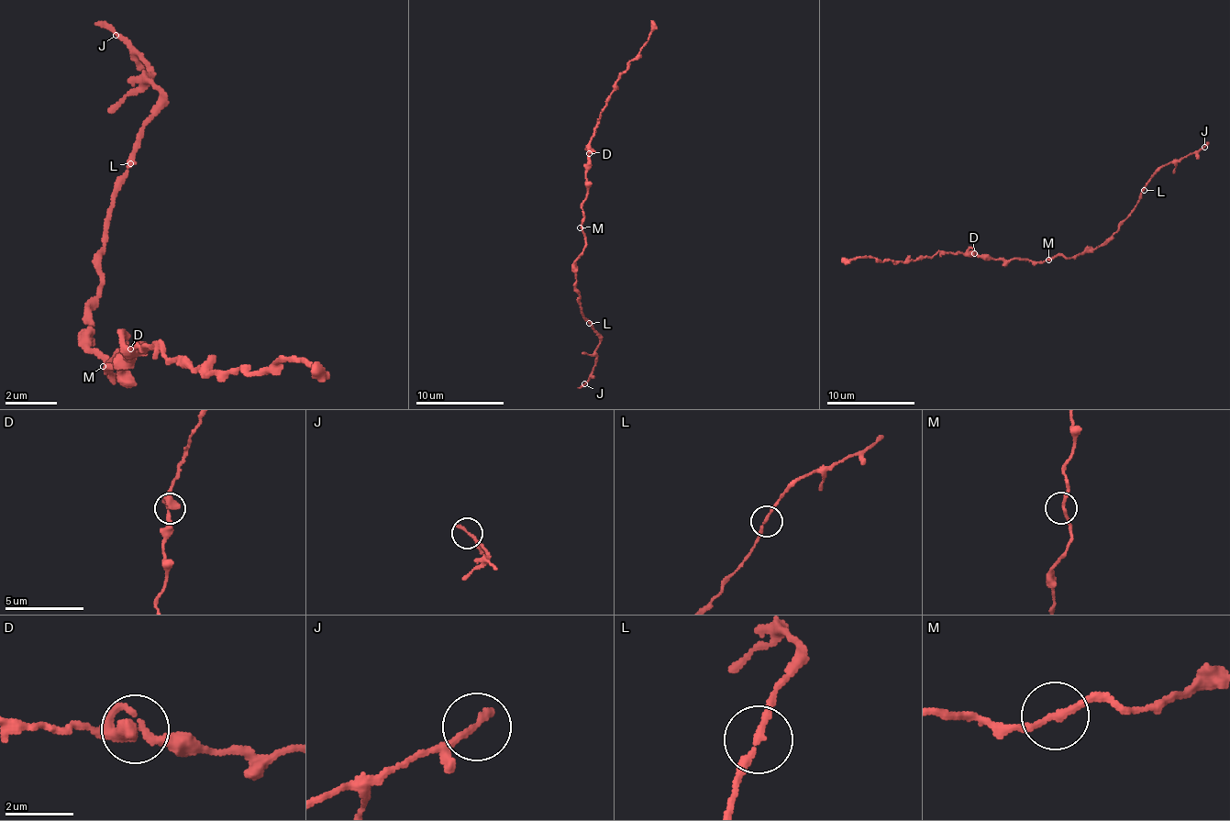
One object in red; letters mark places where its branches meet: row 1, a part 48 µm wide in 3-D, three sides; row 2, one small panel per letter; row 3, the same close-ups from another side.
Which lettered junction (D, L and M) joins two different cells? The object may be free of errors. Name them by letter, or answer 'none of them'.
none of them

